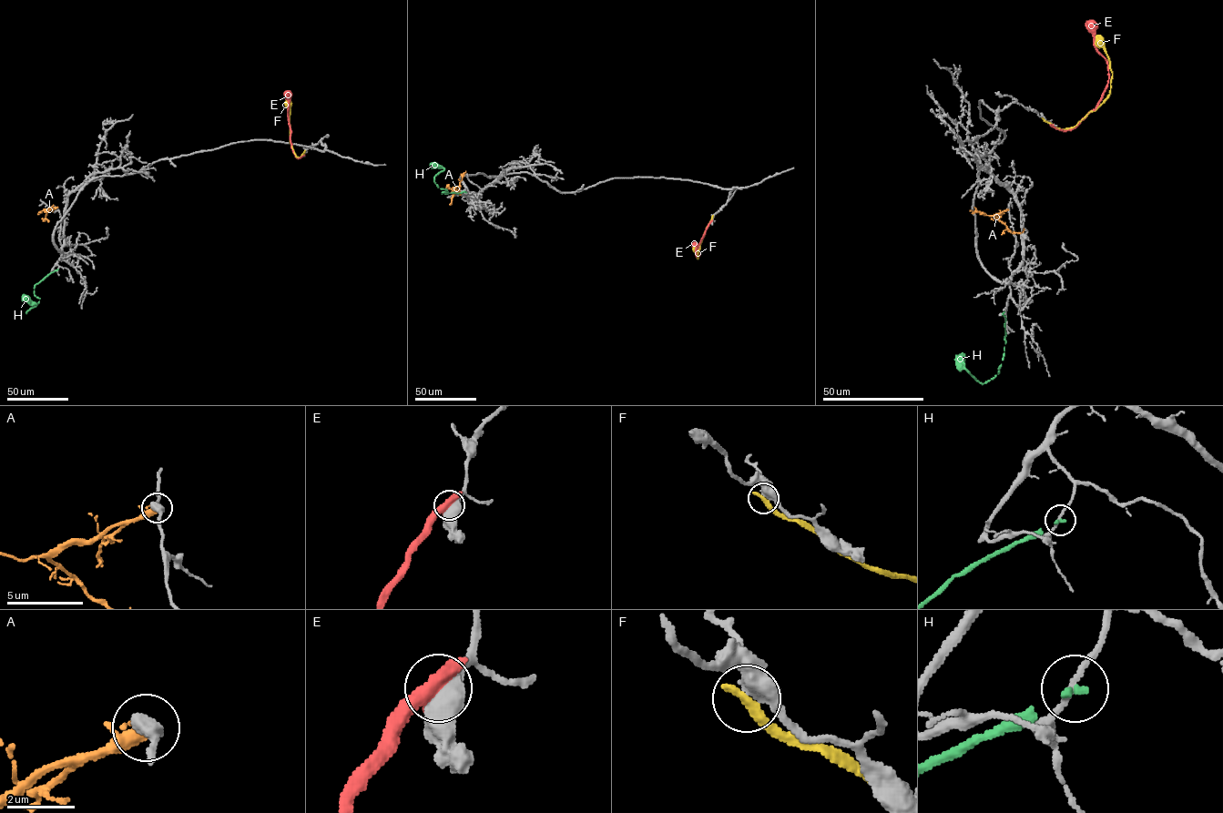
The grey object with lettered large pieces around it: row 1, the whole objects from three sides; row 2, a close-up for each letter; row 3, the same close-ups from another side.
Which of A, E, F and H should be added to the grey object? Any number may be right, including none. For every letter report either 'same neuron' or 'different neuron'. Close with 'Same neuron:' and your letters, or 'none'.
A: different neuron
E: different neuron
F: different neuron
H: different neuron
Same neuron: none

